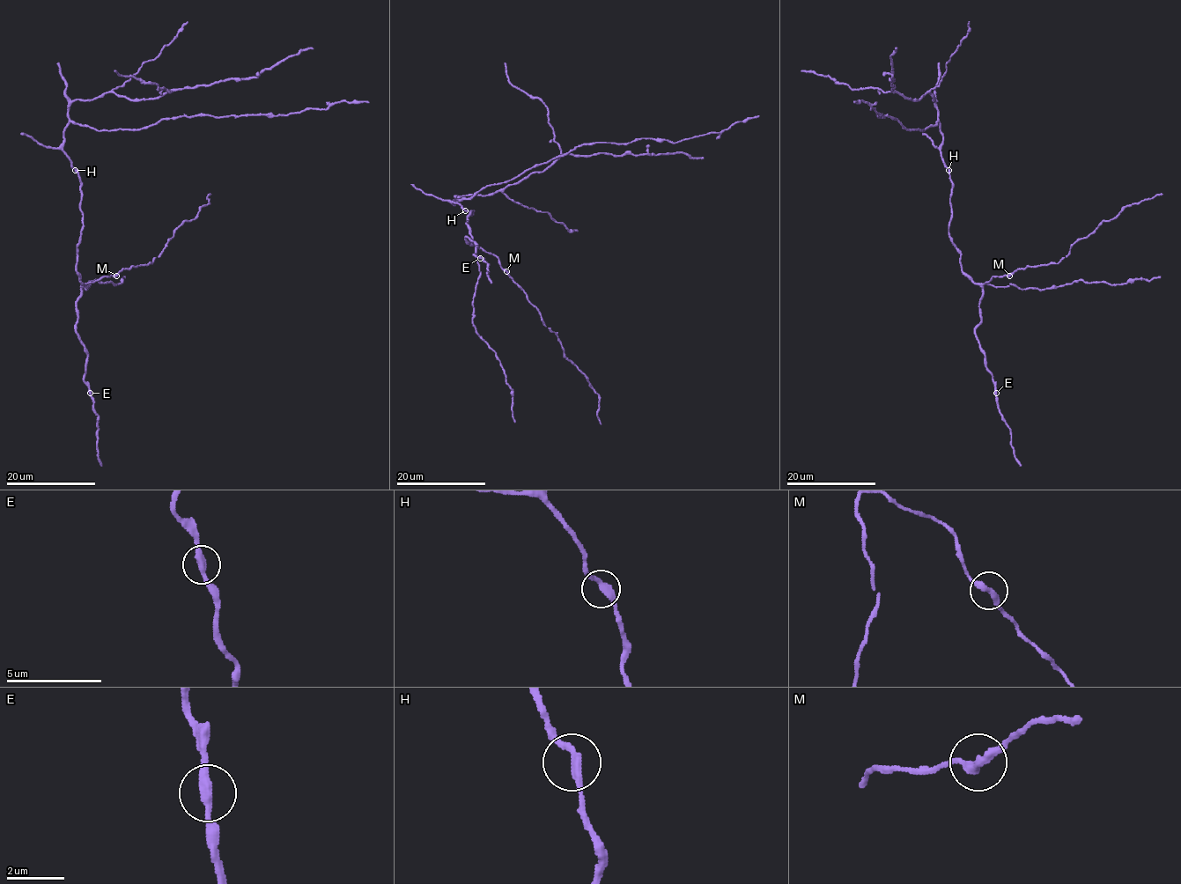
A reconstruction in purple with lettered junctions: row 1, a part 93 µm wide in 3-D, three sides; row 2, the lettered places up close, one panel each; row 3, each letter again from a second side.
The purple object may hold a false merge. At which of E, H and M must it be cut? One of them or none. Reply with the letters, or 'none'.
none

